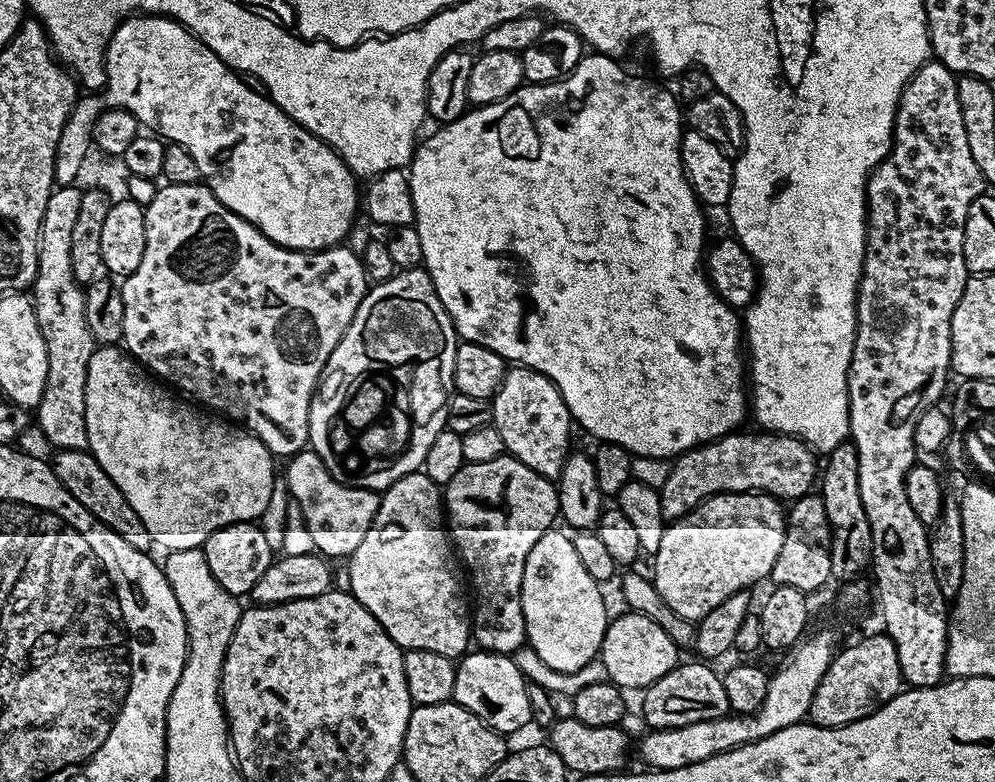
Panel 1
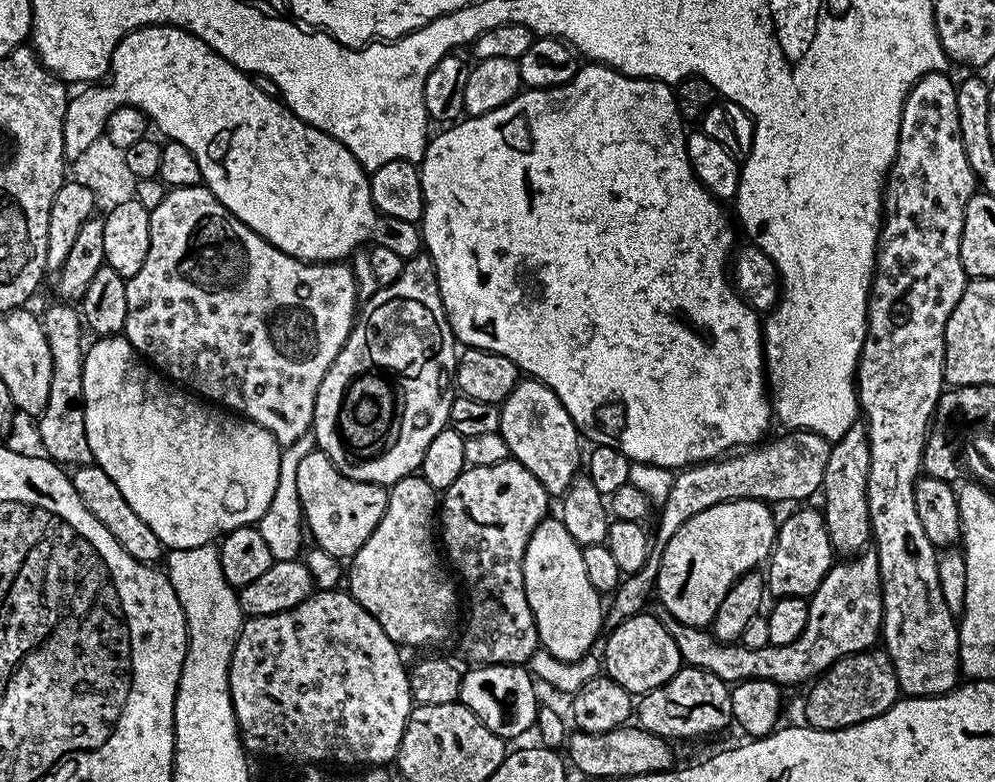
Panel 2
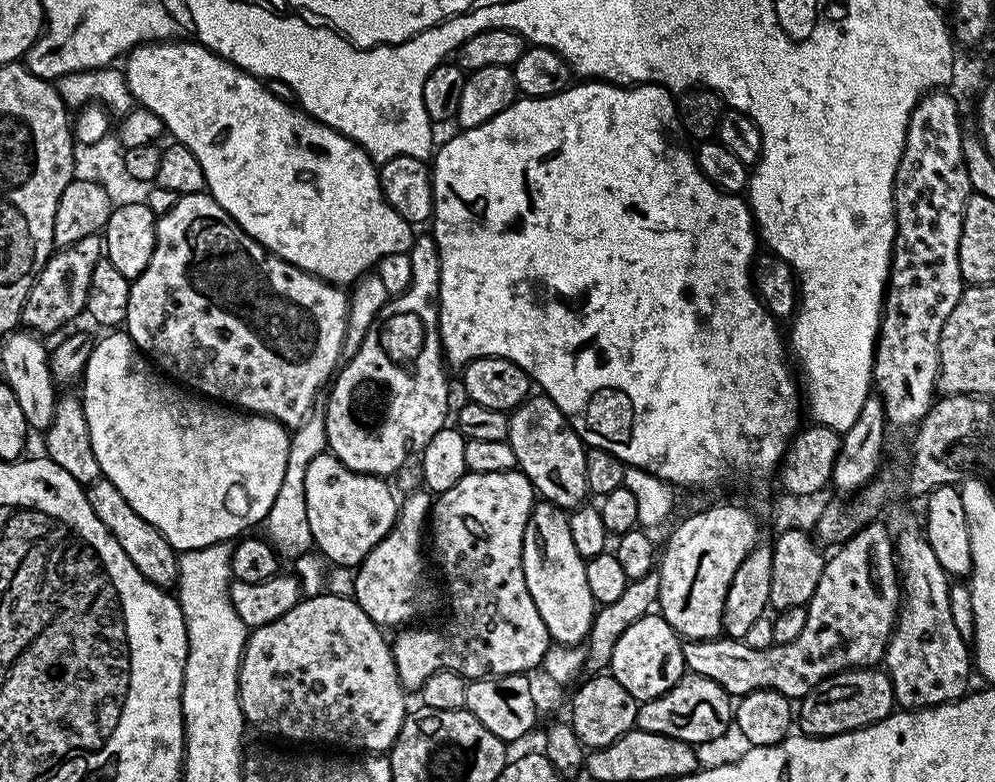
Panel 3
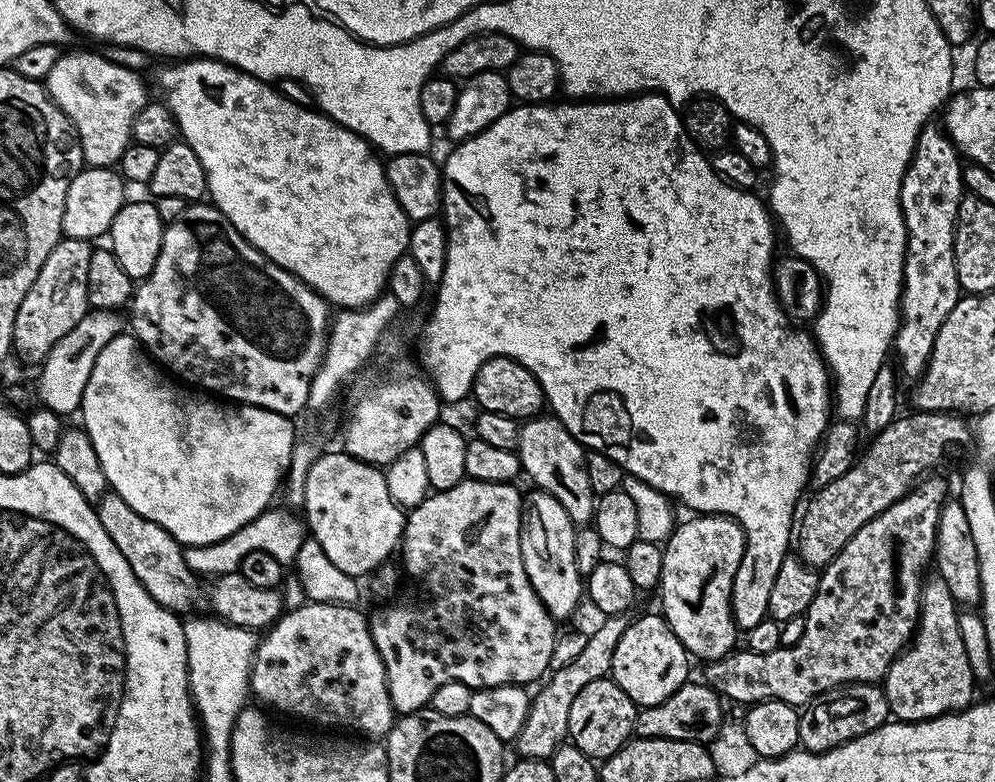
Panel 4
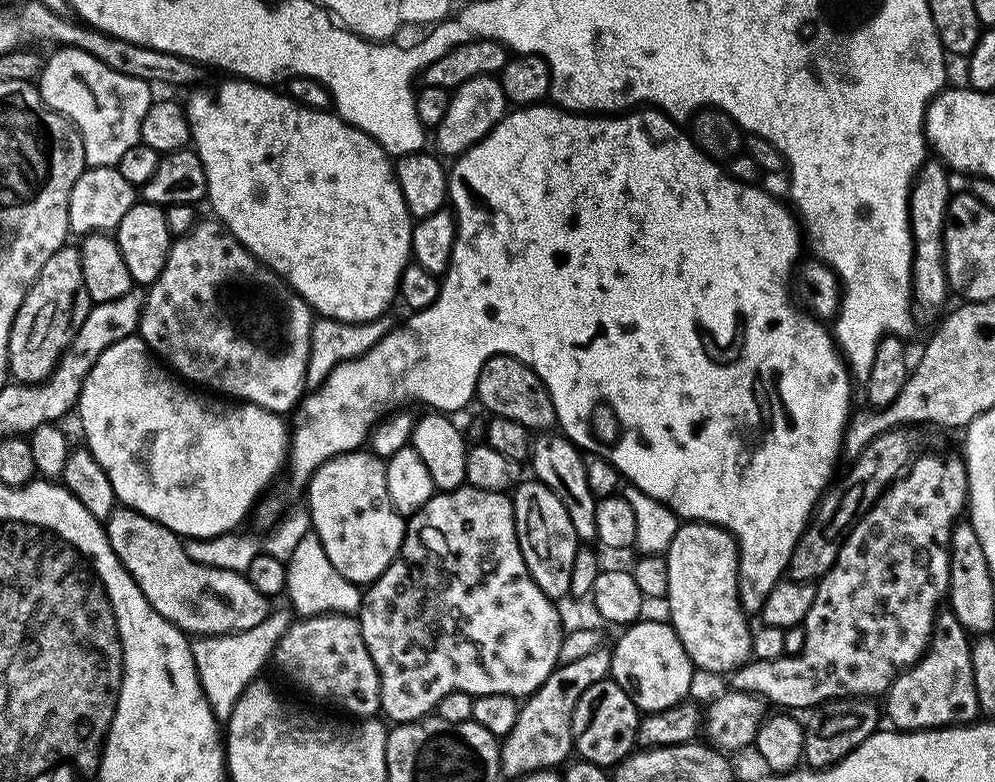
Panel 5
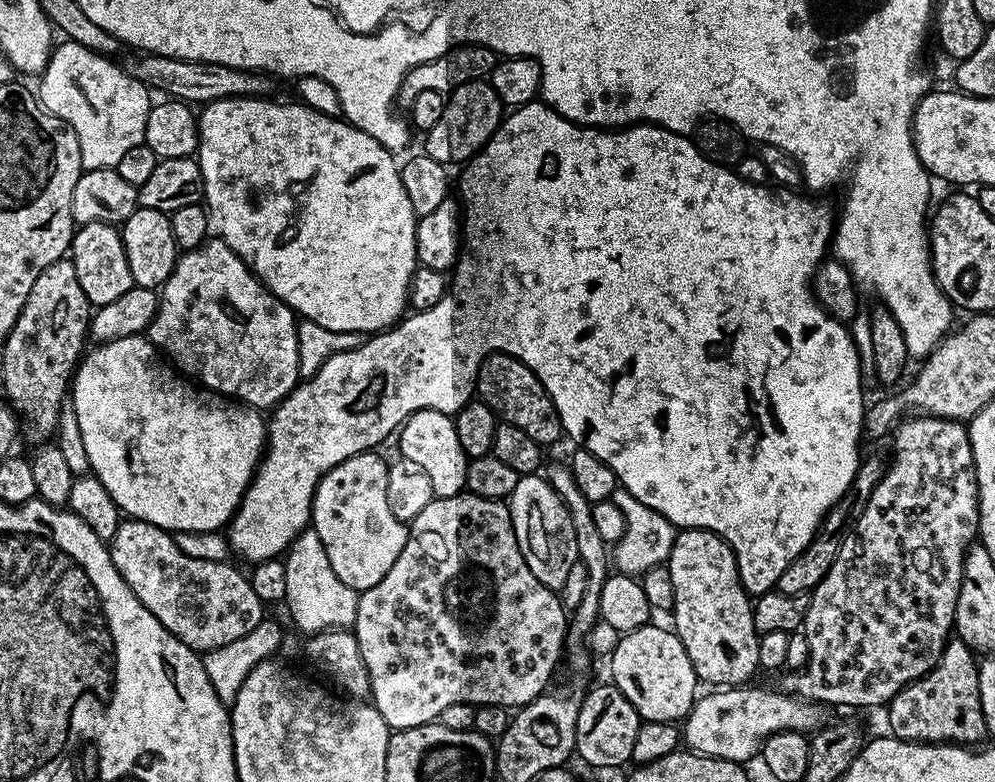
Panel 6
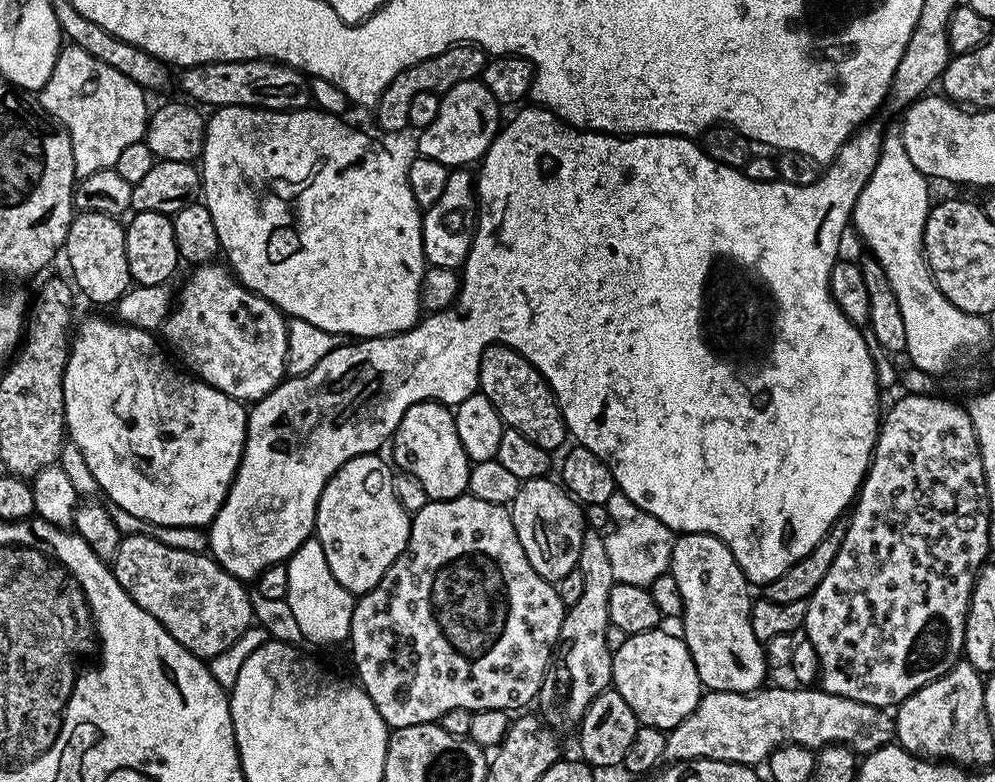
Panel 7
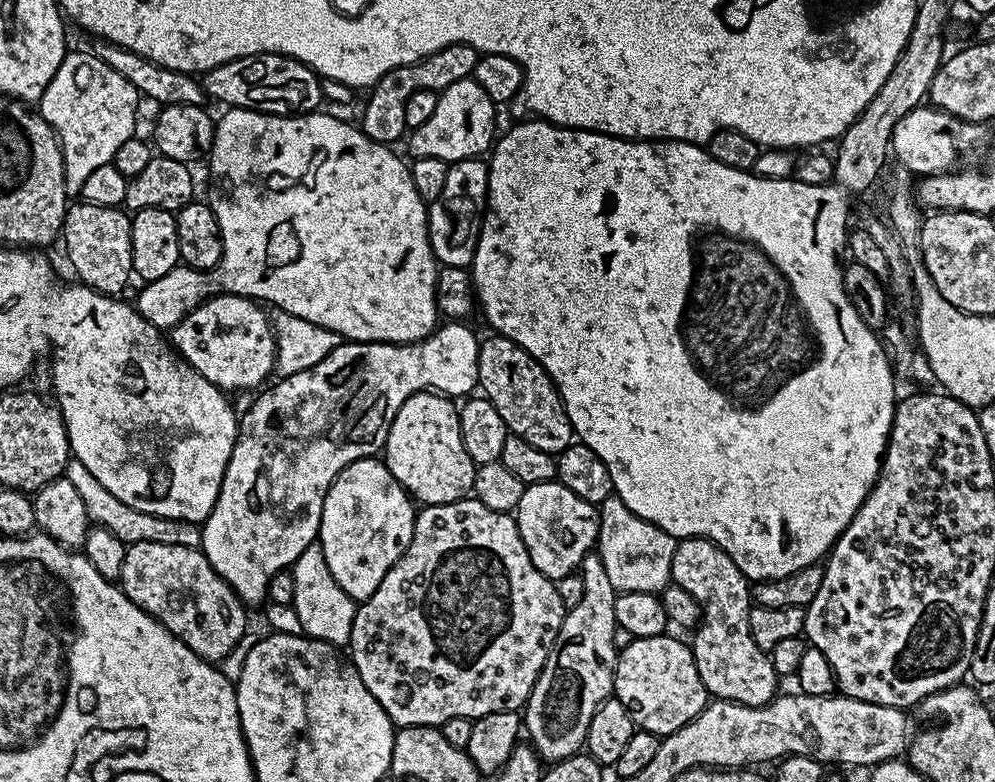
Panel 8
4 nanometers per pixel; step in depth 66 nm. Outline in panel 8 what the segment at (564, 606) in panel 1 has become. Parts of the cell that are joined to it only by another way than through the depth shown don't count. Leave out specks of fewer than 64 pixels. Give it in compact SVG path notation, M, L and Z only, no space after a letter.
M556 480L527 485L514 515L534 566L554 582L573 575L600 538L600 517L593 505L585 504L578 494L566 490Z

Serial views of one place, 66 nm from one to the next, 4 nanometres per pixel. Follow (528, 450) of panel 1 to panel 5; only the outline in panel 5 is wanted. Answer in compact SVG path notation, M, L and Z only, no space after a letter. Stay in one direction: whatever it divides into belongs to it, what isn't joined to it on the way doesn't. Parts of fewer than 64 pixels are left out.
M540 434L532 441L530 465L537 481L546 485L562 506L566 506L566 514L570 514L570 526L574 526L577 541L592 542L597 539L598 514L596 513L597 497L586 482L586 468L581 449L577 448L563 434Z

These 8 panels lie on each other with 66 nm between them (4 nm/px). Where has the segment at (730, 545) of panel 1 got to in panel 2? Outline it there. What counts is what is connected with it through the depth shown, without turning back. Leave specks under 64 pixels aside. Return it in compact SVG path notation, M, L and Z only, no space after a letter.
M727 500L718 506L710 506L710 510L702 510L702 514L694 514L662 550L662 570L658 570L655 591L658 598L660 594L659 603L663 608L670 610L678 622L707 629L735 580L759 569L772 552L778 520L772 517L771 511L773 509L763 500Z

